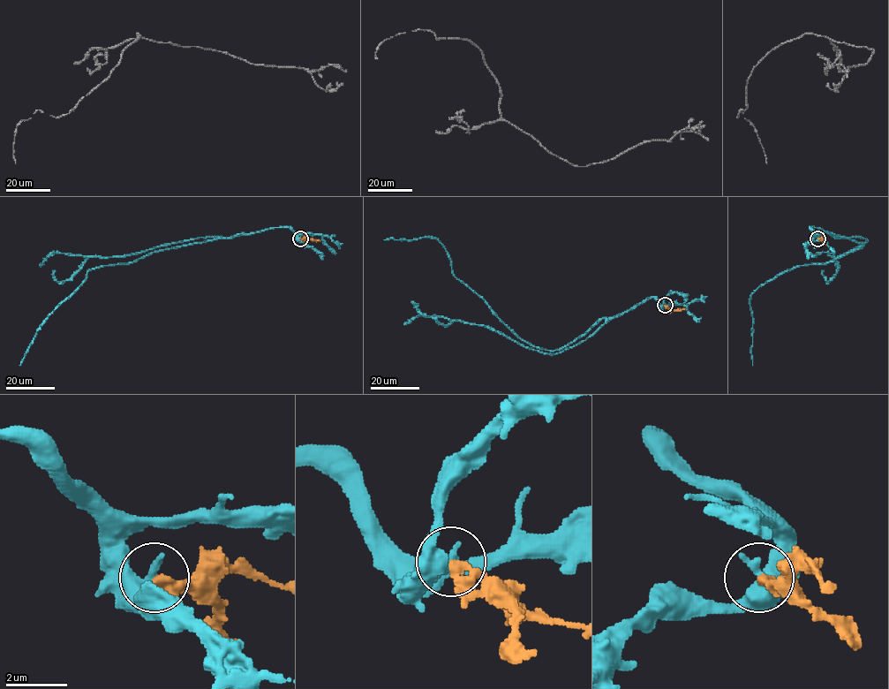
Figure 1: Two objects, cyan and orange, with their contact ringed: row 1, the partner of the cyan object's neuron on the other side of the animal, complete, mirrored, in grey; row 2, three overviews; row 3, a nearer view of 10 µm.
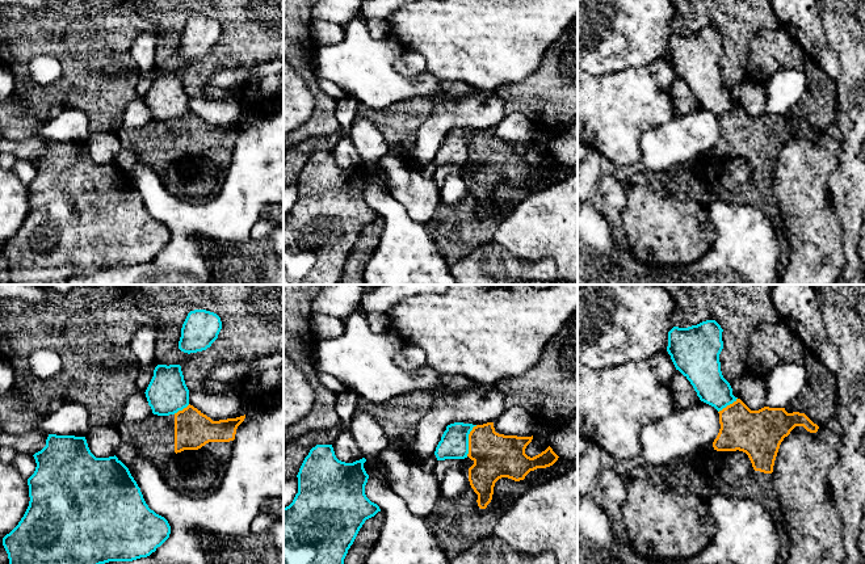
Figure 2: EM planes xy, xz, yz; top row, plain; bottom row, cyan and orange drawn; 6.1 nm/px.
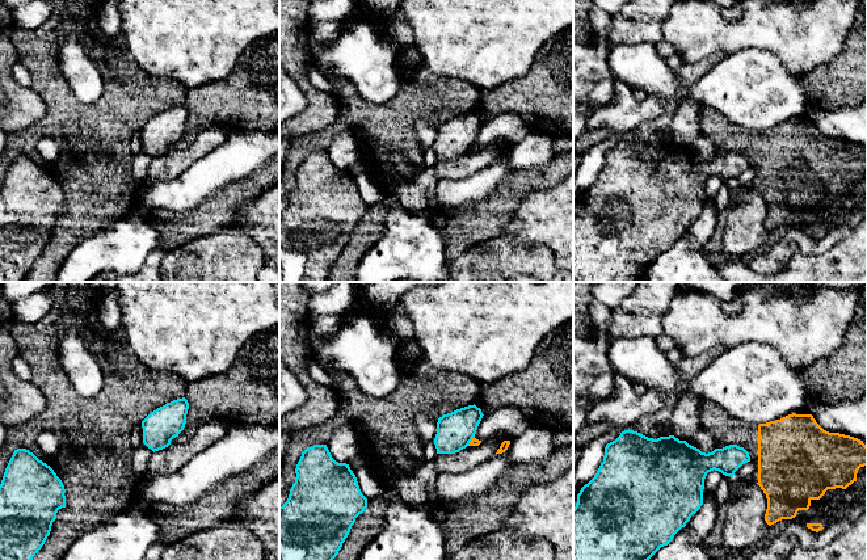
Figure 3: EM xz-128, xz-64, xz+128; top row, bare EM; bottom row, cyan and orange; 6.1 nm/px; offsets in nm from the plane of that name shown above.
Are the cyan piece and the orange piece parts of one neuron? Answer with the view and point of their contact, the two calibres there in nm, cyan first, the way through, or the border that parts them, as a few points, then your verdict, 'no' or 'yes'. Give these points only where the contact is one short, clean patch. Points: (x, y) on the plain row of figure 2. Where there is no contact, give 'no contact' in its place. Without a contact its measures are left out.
contact xz (467, 146); calibres 180 and 280 nm; border xz (477, 131), (469, 140), (469, 159), (466, 161); no

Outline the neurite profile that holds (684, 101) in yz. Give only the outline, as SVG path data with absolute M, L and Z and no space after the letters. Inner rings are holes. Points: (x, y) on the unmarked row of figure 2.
M679 76L675 77L672 84L671 97L675 117L688 114L701 108L690 88Z

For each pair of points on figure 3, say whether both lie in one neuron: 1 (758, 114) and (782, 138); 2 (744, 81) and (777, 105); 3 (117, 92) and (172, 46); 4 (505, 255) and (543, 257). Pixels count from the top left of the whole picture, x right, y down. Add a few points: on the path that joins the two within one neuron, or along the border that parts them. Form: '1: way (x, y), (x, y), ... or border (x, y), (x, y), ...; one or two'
1: border (799, 116), (779, 125), (758, 130), (739, 126); two
2: way (752, 88), (769, 97); one
3: border (126, 43), (134, 60), (144, 71), (172, 80); two
4: way (514, 257), (534, 257); one

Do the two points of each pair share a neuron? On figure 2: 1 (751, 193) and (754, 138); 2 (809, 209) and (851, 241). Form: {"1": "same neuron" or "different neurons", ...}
{"1": "same neuron", "2": "different neurons"}

